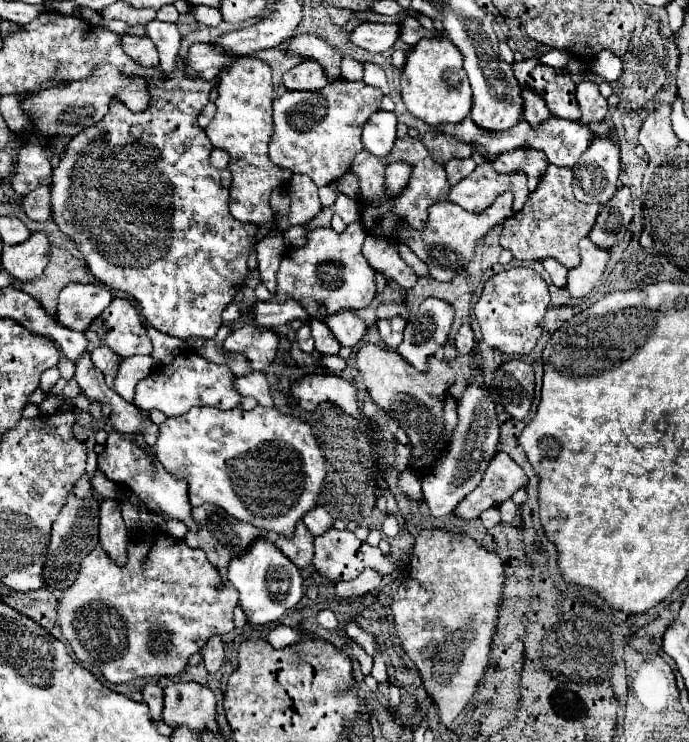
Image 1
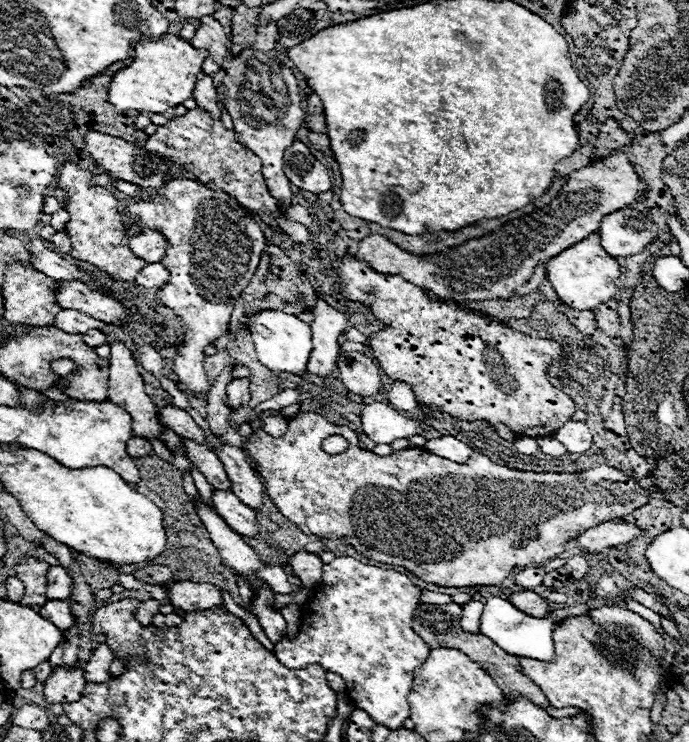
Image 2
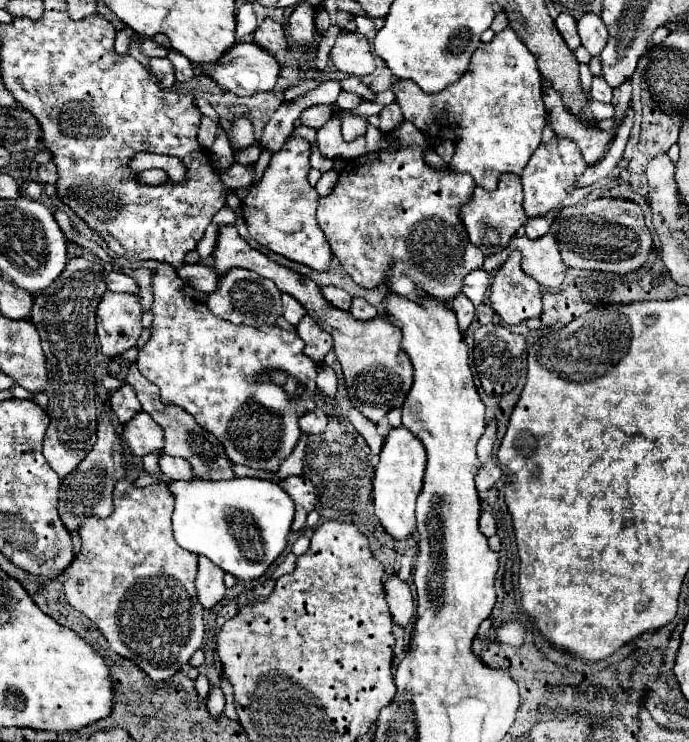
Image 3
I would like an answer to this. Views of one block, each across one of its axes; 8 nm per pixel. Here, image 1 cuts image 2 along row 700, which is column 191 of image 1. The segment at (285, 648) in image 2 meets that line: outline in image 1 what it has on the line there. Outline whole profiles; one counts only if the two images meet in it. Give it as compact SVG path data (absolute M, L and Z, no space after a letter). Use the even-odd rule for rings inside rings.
M186 350L170 366L158 366L144 380L138 382L134 406L142 408L146 412L160 410L166 416L182 416L194 406L230 410L240 404L240 394L236 392L232 380L234 380L234 374L230 372L230 368L226 364L208 362L206 358Z

